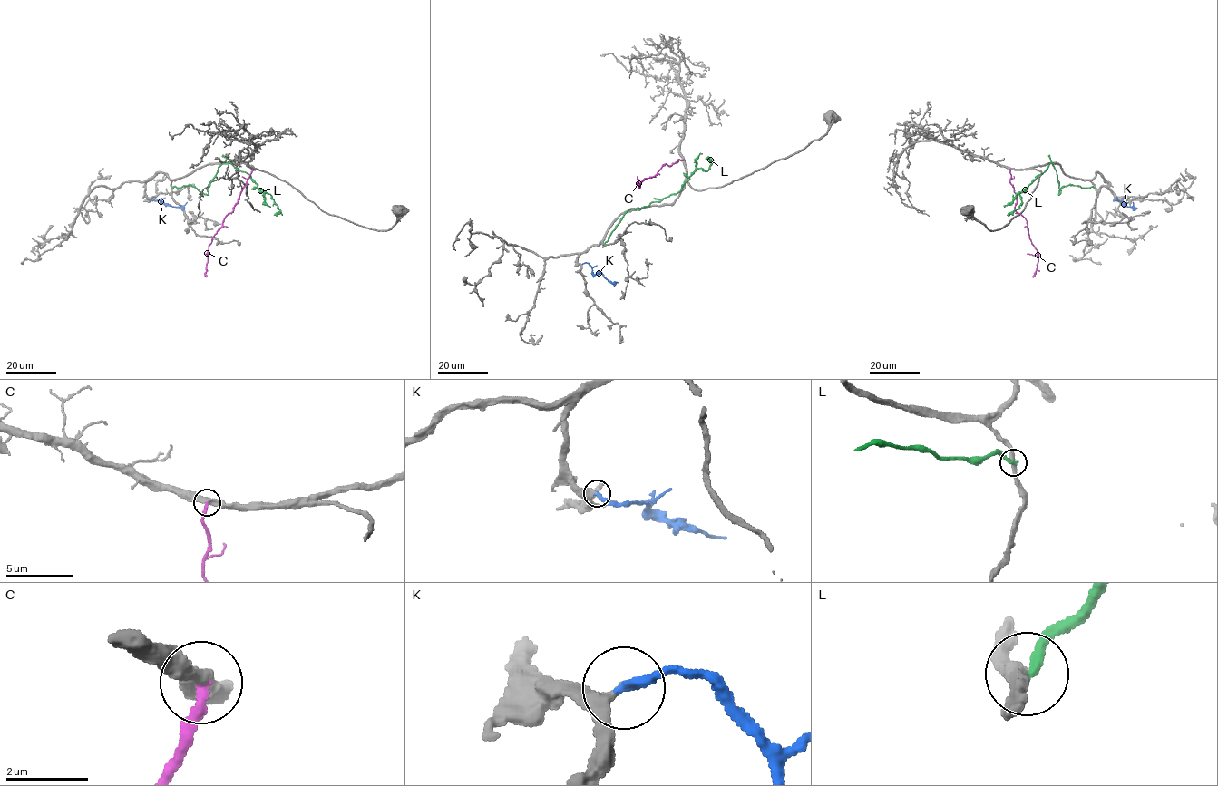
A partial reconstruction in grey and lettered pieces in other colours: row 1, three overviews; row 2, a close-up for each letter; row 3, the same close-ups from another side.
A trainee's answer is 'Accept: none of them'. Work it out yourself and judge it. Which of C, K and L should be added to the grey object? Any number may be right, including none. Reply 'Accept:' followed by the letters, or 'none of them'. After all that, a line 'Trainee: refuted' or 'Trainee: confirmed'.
Accept: K
Trainee: refuted

